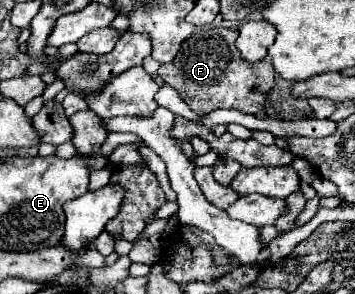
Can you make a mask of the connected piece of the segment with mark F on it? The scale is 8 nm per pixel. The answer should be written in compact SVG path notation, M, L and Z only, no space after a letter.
M203 27L197 35L183 41L177 57L169 65L161 65L157 75L179 91L181 99L197 113L215 109L237 109L243 113L259 113L265 109L265 95L275 87L275 71L271 63L247 63L235 47L237 31L225 27Z

